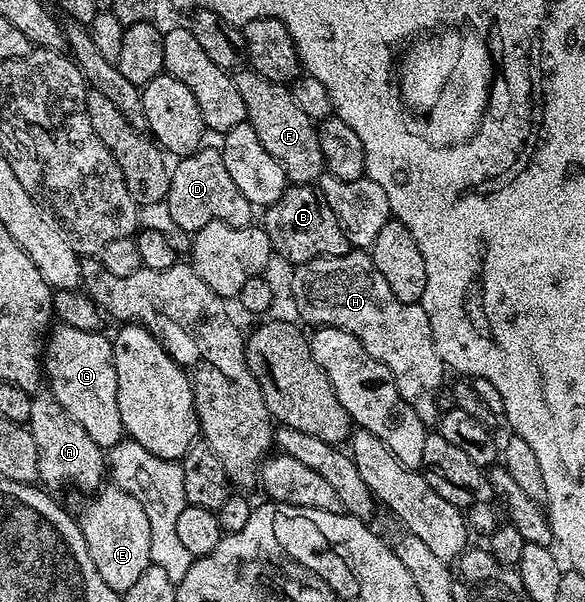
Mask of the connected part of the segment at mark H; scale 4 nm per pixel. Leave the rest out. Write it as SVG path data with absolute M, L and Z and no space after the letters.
M349 251L346 255L326 255L318 259L310 259L306 263L295 266L292 273L292 297L296 300L296 309L300 312L301 322L309 321L312 327L329 325L335 329L354 335L366 347L366 351L374 359L378 359L390 371L402 399L422 419L425 427L437 424L436 390L445 384L446 366L438 355L438 347L434 347L434 335L430 331L430 319L423 305L402 303L394 291L382 279L382 271L374 267L374 259L368 251Z

